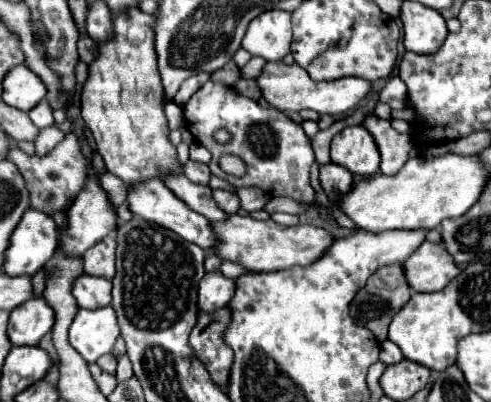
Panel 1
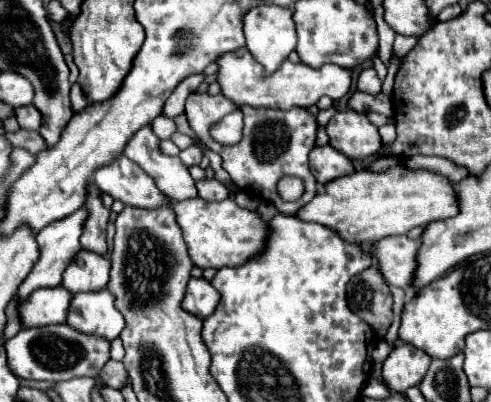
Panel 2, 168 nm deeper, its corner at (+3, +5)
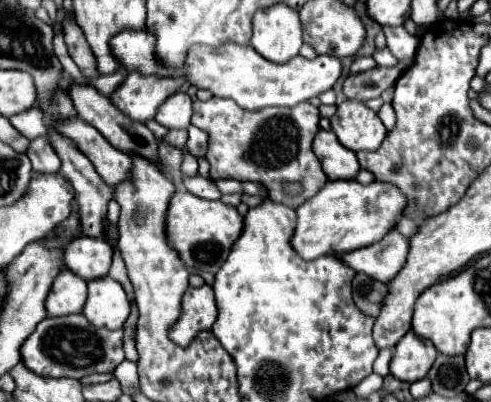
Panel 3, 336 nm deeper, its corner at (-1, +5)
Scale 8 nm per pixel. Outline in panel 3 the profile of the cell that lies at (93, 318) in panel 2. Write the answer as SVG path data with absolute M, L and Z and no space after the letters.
M104 275L104 279L92 279L88 283L88 301L82 313L96 327L122 329L130 315L130 303L122 285L110 275Z

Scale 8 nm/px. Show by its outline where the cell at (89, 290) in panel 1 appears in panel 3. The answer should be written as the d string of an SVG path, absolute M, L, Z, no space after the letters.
M80 235L72 239L70 245L66 245L64 265L86 281L102 277L110 271L112 247L104 239Z

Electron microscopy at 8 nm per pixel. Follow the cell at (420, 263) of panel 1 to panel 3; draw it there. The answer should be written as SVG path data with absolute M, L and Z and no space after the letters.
M392 229L388 235L384 235L384 239L380 239L380 243L372 243L372 247L360 247L360 251L350 251L340 259L356 273L366 273L376 281L388 283L392 275L404 267L406 255L408 239Z

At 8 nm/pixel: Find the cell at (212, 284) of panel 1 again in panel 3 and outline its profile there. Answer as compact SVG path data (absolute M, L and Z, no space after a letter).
M202 285L198 289L188 289L182 297L182 309L178 321L170 327L168 337L180 345L188 347L188 343L200 333L210 331L212 323L218 317L218 307L214 301L214 291L210 285Z

